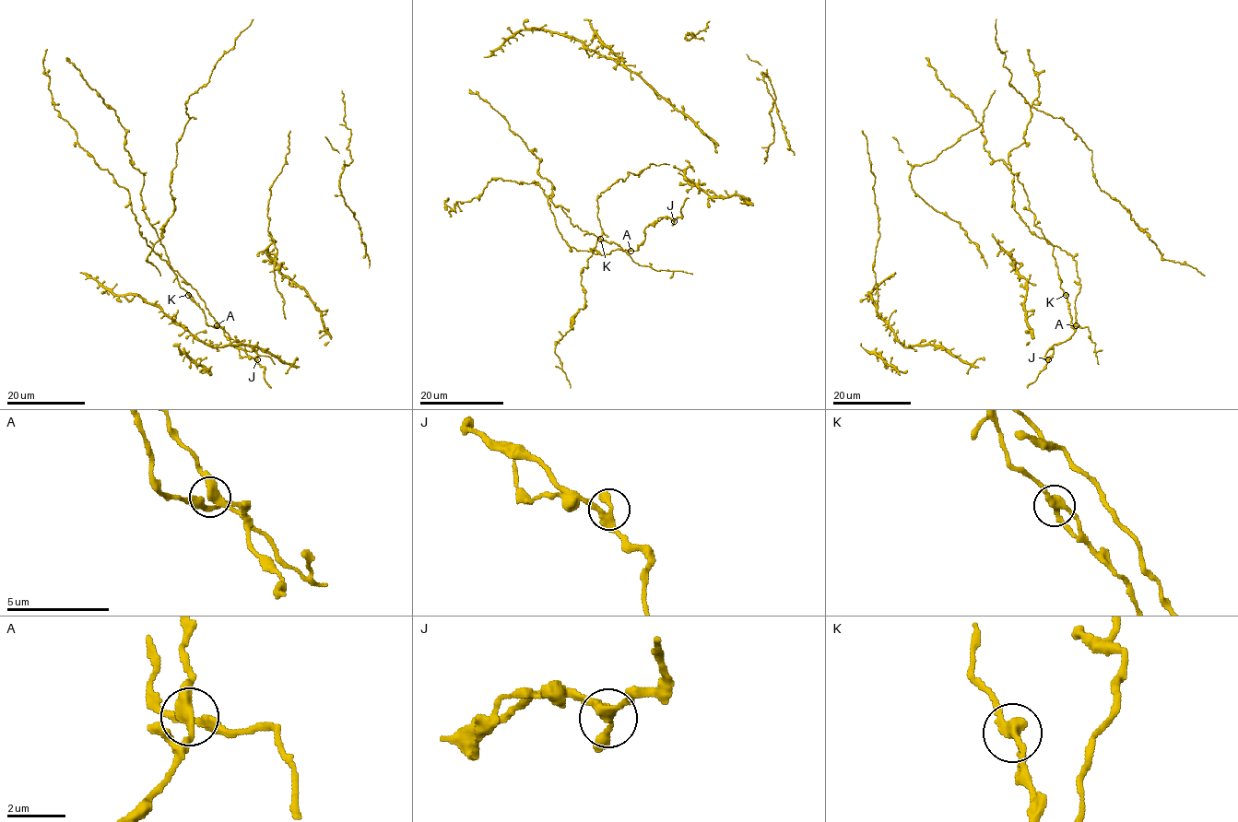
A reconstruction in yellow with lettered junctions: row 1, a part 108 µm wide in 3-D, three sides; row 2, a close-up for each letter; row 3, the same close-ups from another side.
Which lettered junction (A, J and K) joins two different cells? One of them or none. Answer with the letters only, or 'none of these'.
none of these

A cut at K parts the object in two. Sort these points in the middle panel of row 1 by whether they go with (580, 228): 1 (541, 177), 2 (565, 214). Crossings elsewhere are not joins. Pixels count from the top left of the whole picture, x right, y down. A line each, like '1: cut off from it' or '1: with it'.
1: with it
2: with it

